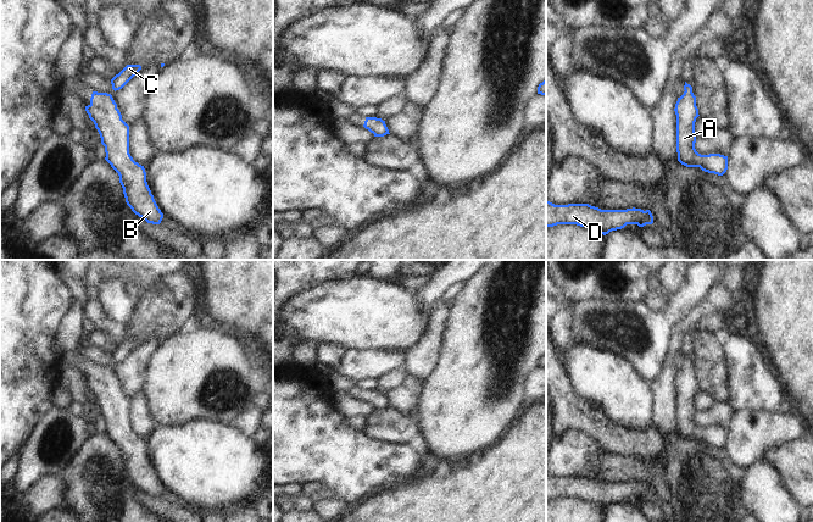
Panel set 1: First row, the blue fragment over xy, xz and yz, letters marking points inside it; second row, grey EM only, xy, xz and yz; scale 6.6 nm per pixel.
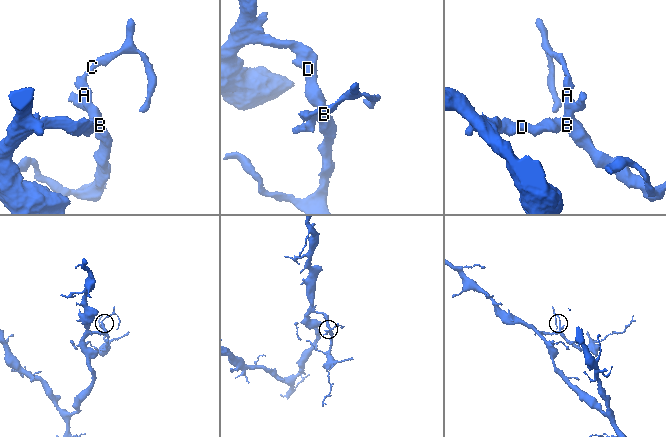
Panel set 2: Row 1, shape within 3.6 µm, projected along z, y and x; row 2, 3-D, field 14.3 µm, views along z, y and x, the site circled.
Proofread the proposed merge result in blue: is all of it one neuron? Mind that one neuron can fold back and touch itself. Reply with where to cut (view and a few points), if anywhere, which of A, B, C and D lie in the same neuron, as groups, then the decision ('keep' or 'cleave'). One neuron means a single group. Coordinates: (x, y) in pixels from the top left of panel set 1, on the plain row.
no cut | A B C D | keep

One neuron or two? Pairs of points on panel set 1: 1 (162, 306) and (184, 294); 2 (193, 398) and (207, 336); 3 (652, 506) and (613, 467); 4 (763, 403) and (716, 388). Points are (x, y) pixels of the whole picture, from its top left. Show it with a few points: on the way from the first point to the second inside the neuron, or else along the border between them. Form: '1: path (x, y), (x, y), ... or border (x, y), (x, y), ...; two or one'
1: path (167, 306), (179, 296); one
2: path (194, 382), (206, 370), (207, 351); one
3: border (651, 498), (661, 505); two
4: border (725, 364), (728, 401); two

